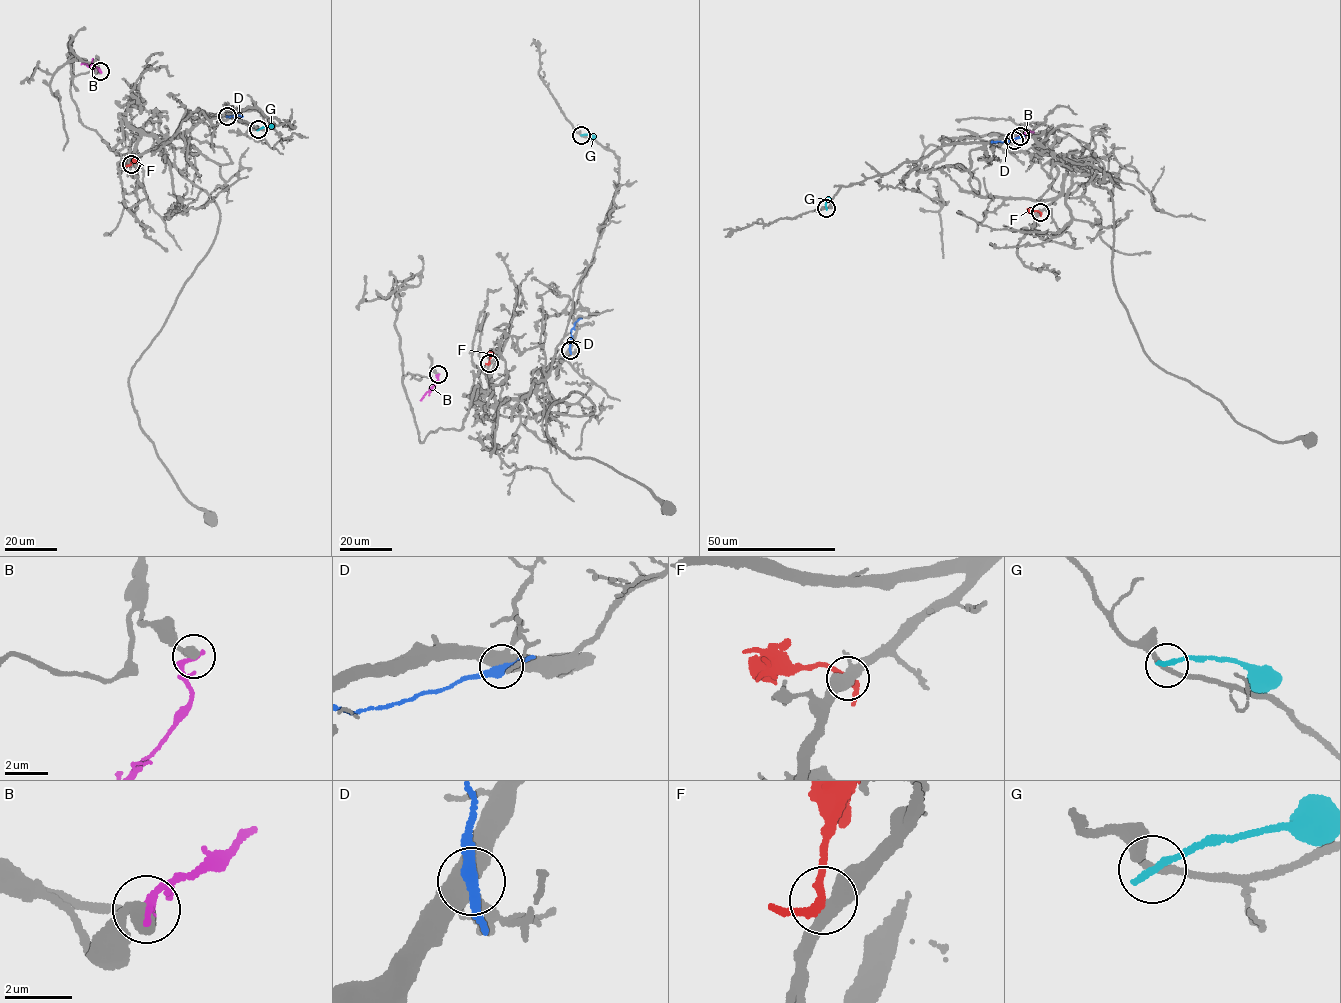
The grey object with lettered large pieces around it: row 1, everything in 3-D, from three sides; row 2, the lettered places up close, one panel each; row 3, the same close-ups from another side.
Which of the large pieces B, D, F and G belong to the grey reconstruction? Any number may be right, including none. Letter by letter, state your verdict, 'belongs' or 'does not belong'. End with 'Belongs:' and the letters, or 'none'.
B: does not belong
D: does not belong
F: does not belong
G: does not belong
Belongs: none

